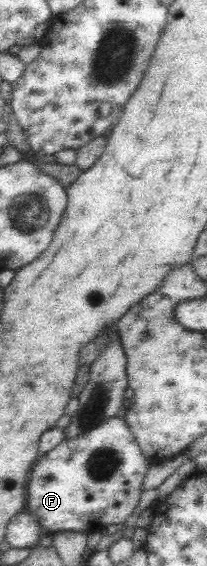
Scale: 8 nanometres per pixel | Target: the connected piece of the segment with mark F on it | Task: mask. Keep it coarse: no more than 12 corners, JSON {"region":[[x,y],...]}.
{"region":[[125,417],[30,470],[26,511],[102,532],[137,511],[152,465]]}

